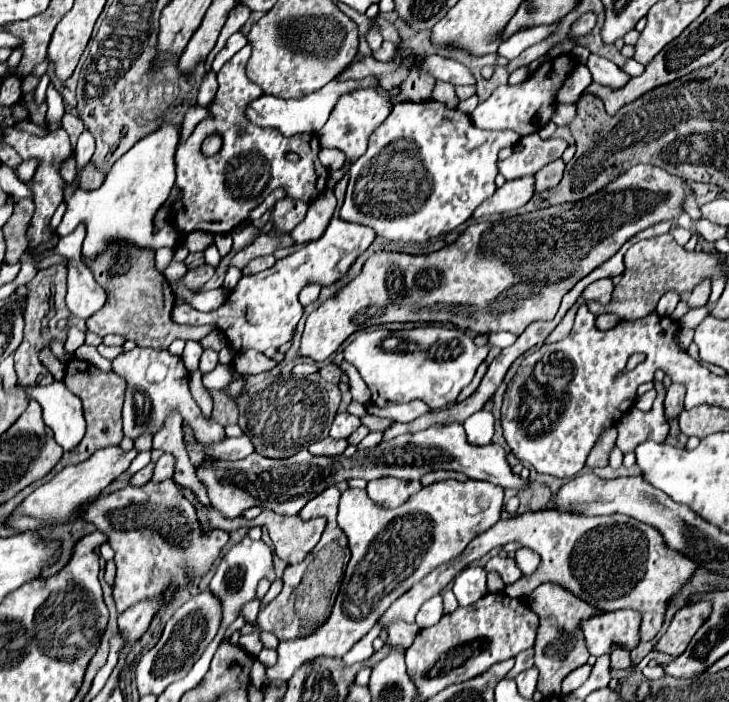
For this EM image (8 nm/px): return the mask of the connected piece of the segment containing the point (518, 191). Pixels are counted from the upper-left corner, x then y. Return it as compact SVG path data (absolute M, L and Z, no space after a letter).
M525 175L521 179L507 181L503 187L499 187L495 191L495 195L485 199L475 209L473 217L479 219L485 215L501 215L501 213L519 209L533 197L533 191L535 191L535 177L533 175Z

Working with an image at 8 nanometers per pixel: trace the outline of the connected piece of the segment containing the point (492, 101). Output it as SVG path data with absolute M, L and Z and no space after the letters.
M559 55L555 59L549 59L543 63L535 75L525 79L519 85L501 85L493 91L493 95L477 105L477 109L471 113L471 121L479 129L513 129L521 135L537 133L553 115L555 111L555 95L561 87L561 83L567 79L567 75L573 69L571 55Z

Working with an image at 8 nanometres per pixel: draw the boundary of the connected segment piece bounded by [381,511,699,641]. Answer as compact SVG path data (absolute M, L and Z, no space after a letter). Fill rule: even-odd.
M527 511L515 519L497 521L495 527L475 537L457 559L451 559L439 569L433 569L425 579L421 579L421 583L413 585L381 617L385 629L397 619L413 623L415 613L419 611L425 599L439 595L464 567L493 548L506 545L507 541L511 541L511 537L541 555L541 579L536 579L536 573L523 575L514 584L506 586L504 592L507 596L524 599L544 582L559 583L577 597L603 611L639 611L643 615L641 641L651 641L659 633L667 605L679 595L681 587L699 569L697 563L685 559L685 555L681 555L679 551L665 547L665 539L661 539L659 531L633 517L619 513L585 517L559 511Z

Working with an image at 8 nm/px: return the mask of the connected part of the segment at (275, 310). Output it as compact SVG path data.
M333 217L321 239L301 245L299 251L287 255L285 259L279 259L267 271L241 277L237 289L219 309L201 313L189 305L175 305L171 313L173 321L179 325L213 325L215 329L223 331L235 351L255 349L263 353L269 347L281 347L283 343L291 341L293 331L301 319L303 307L299 303L299 291L303 289L303 285L309 281L317 281L319 285L337 281L347 273L351 263L373 243L373 239L375 231L371 227L345 223L343 219Z

